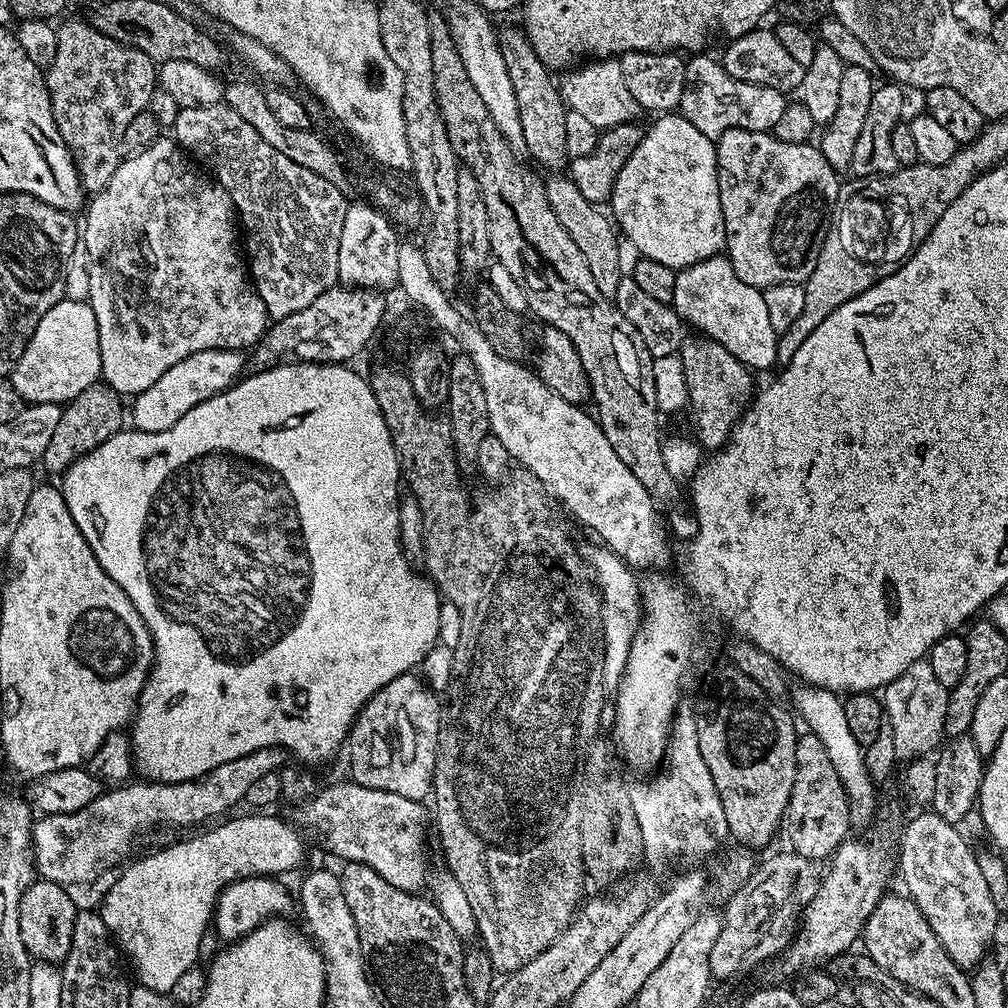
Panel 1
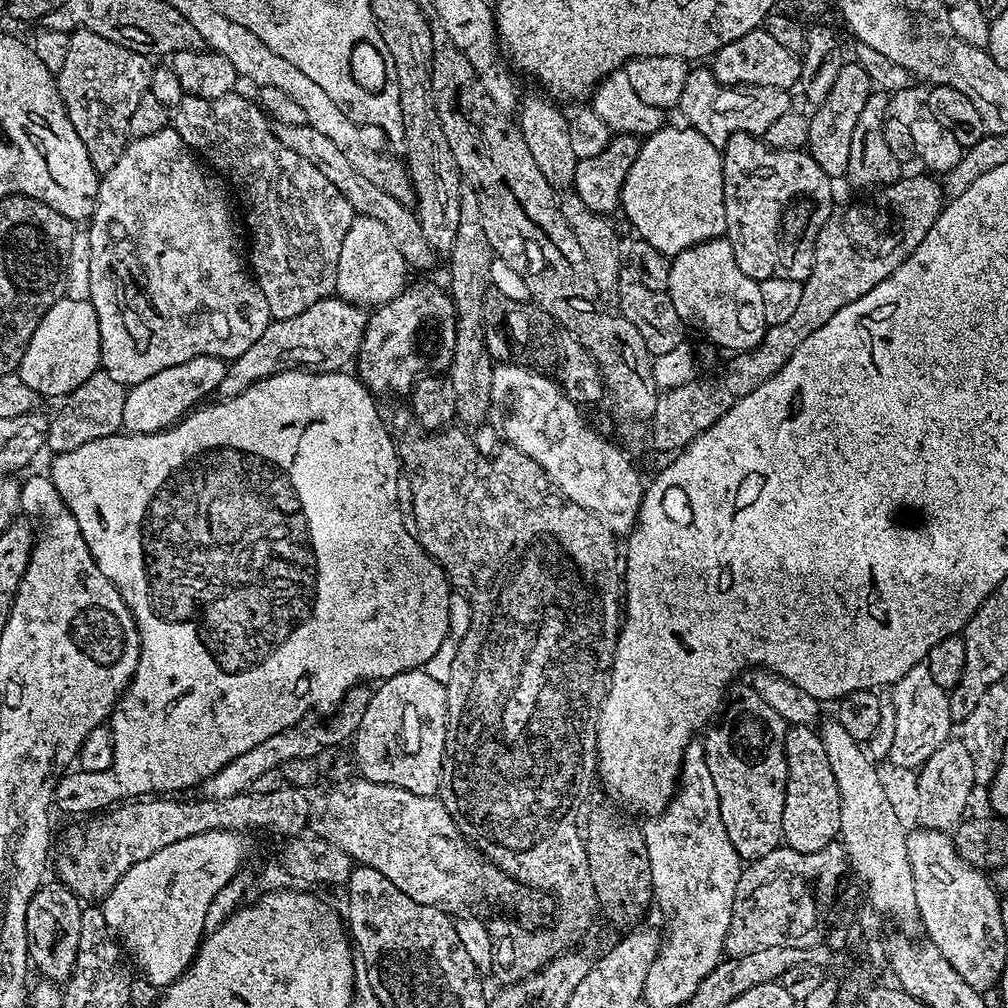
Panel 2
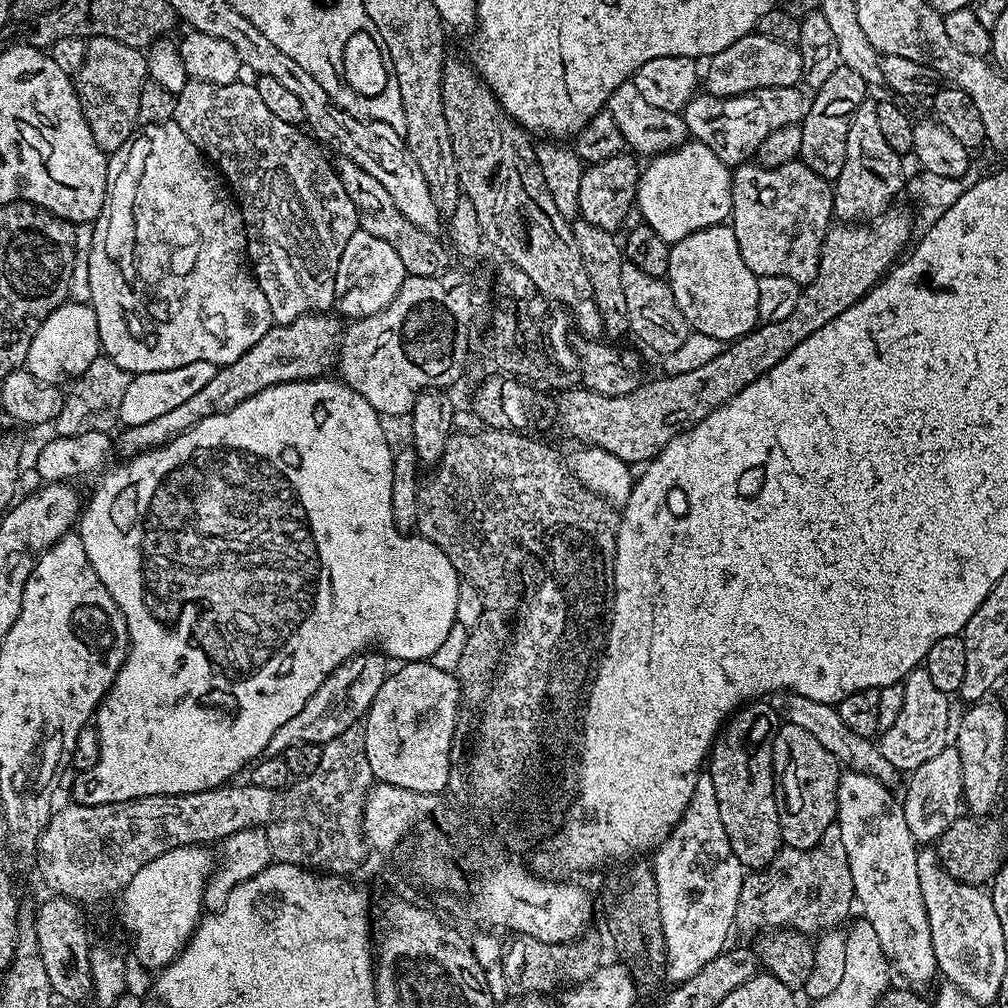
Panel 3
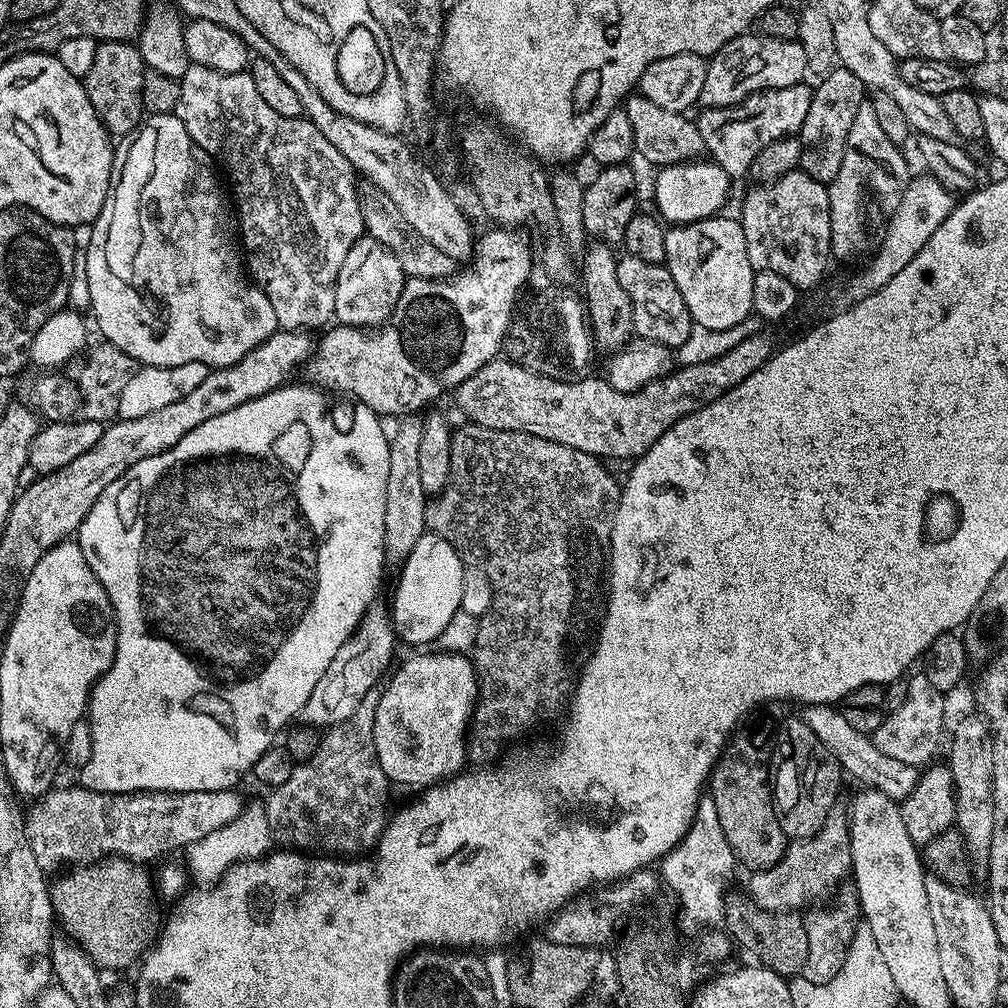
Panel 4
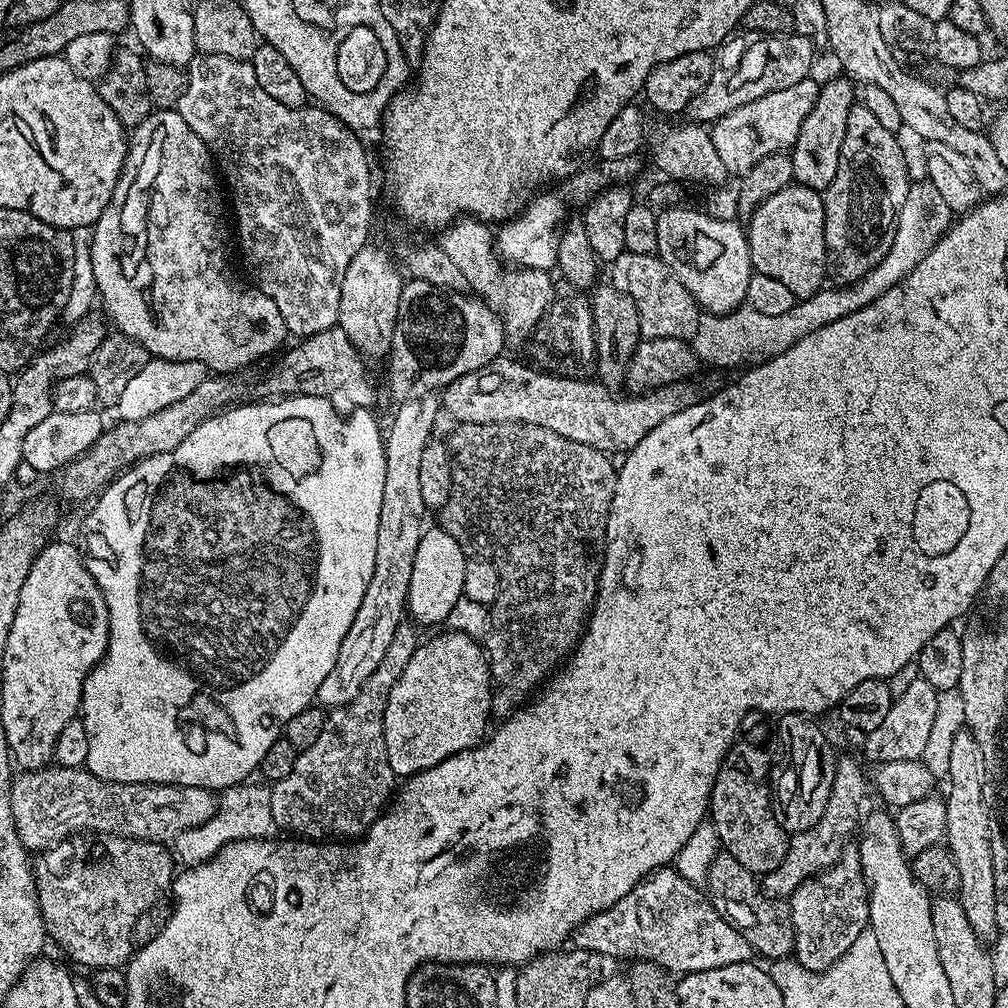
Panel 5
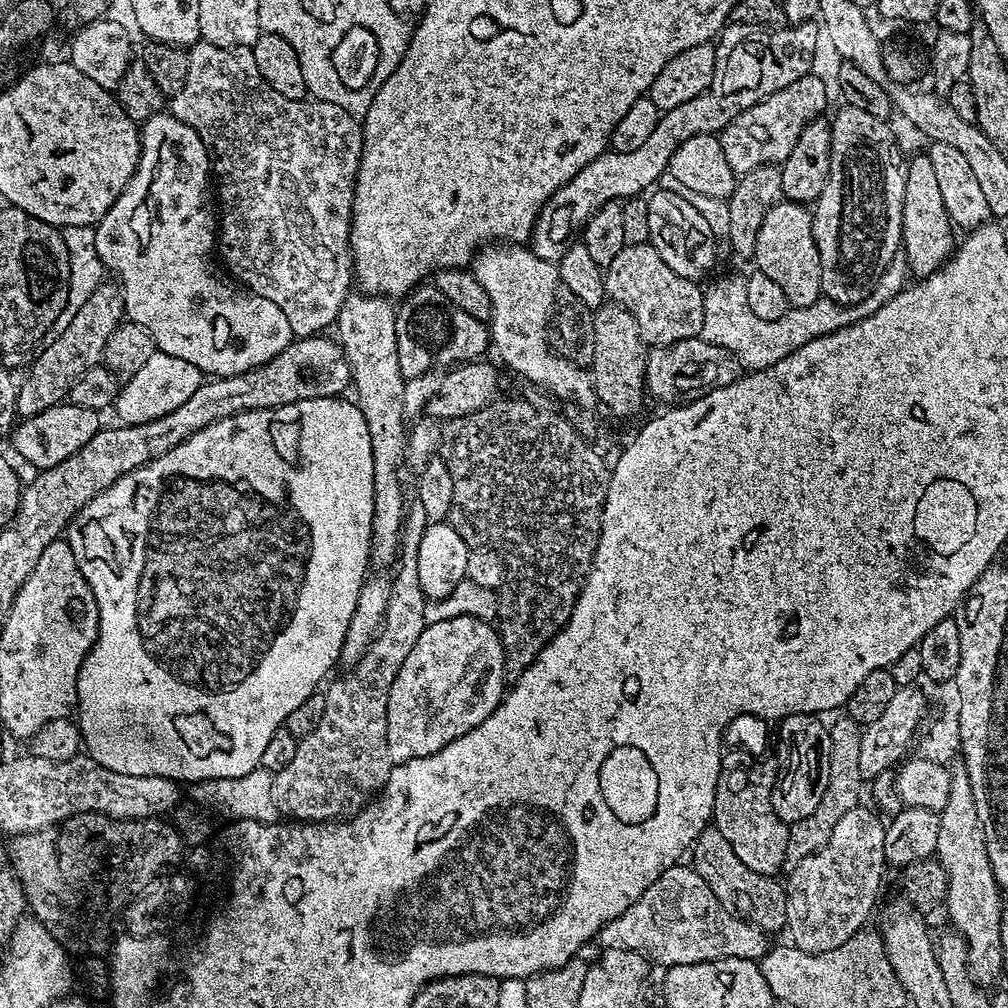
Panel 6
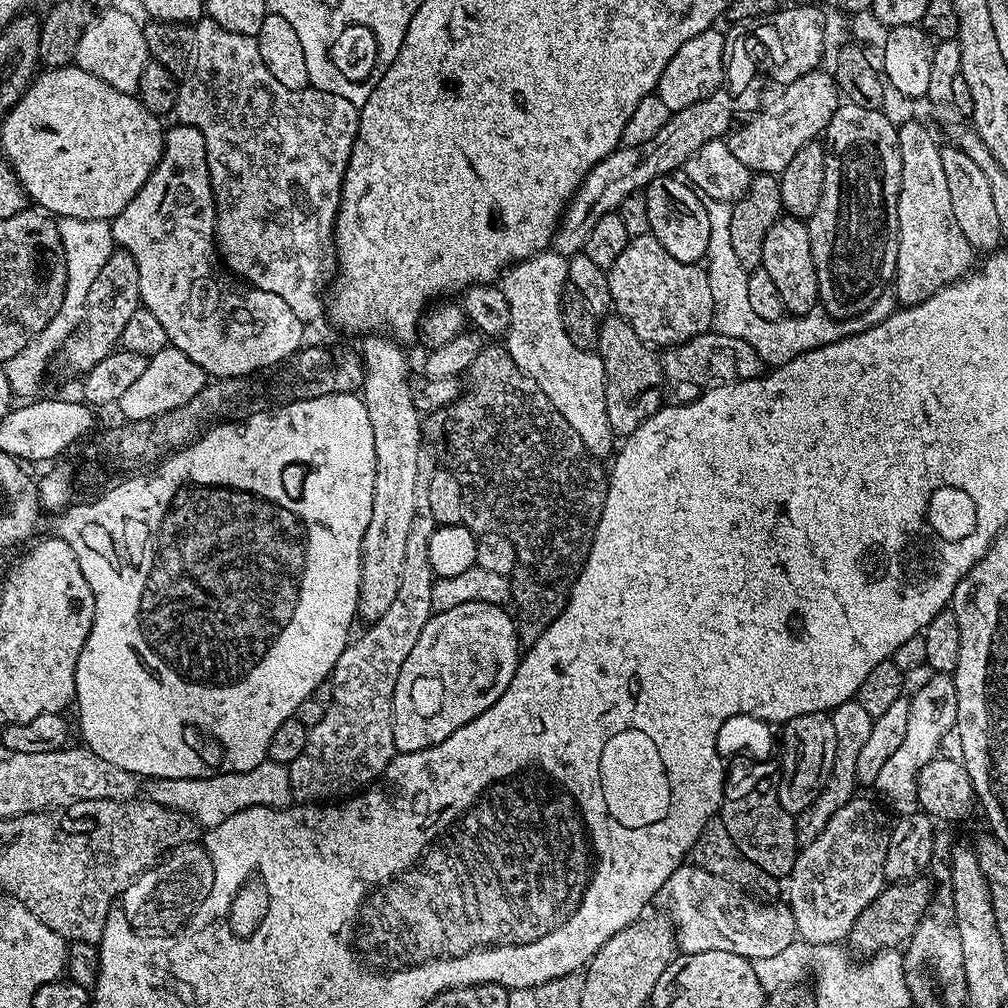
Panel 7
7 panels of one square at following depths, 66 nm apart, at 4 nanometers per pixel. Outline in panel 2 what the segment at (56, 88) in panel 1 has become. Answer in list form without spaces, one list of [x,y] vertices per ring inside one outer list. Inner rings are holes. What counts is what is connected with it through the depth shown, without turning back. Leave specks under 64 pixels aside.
[[[80,28],[69,35],[66,63],[60,72],[55,73],[56,85],[68,111],[70,122],[74,122],[74,130],[78,130],[78,136],[82,138],[86,152],[90,154],[90,162],[96,167],[97,172],[101,174],[109,172],[128,147],[130,117],[134,115],[140,99],[151,89],[153,67],[153,61],[149,57],[134,50],[126,50],[126,46],[118,46],[118,42],[109,42],[98,34],[90,34],[90,30]]]

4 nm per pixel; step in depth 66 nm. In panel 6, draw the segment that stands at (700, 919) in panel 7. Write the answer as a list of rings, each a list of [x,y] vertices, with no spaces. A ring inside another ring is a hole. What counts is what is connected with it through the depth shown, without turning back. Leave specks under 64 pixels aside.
[[[677,862],[667,868],[662,875],[631,904],[618,918],[600,929],[598,944],[601,949],[621,948],[637,952],[647,958],[653,965],[661,964],[661,969],[667,970],[674,966],[693,964],[694,962],[710,962],[722,958],[745,958],[746,952],[740,949],[747,942],[744,931],[750,928],[749,921],[733,914],[722,901],[710,890],[706,878],[698,874],[695,868],[684,862]]]

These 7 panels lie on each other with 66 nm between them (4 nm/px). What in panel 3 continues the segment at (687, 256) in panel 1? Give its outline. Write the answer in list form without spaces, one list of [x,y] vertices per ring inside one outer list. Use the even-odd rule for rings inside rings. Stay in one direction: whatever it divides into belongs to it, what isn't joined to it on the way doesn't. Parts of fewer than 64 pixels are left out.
[[[685,142],[678,148],[661,152],[643,165],[640,174],[636,191],[639,219],[648,224],[650,230],[654,230],[654,234],[658,234],[658,238],[662,238],[670,246],[698,230],[725,223],[732,215],[732,174],[733,169],[724,164],[722,158],[718,158],[718,154],[710,150],[710,146],[699,142]]]

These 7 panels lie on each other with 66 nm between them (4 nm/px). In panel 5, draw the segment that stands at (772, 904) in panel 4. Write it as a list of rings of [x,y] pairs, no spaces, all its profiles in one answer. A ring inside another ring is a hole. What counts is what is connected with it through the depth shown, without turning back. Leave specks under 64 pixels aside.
[[[828,800],[826,810],[822,810],[822,818],[810,830],[802,830],[795,833],[788,841],[786,858],[773,872],[763,873],[762,887],[769,896],[777,898],[791,897],[792,891],[804,883],[811,880],[819,872],[824,872],[831,864],[836,863],[846,851],[848,839],[857,831],[858,825],[862,820],[862,813],[865,811],[866,804],[858,804],[858,800]]]

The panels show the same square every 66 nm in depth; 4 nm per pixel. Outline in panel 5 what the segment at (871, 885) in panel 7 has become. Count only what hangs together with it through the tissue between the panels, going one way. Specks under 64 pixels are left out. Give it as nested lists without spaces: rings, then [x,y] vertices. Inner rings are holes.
[[[852,850],[845,851],[826,871],[799,884],[792,891],[790,903],[796,935],[794,959],[812,972],[822,972],[842,958],[842,954],[854,946],[858,934],[869,927],[868,883],[859,855]]]

